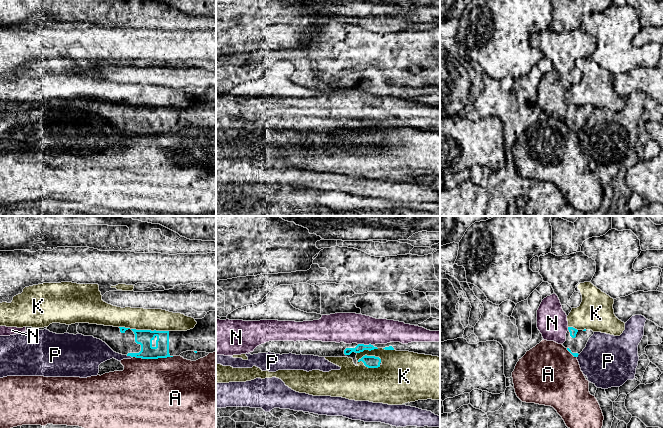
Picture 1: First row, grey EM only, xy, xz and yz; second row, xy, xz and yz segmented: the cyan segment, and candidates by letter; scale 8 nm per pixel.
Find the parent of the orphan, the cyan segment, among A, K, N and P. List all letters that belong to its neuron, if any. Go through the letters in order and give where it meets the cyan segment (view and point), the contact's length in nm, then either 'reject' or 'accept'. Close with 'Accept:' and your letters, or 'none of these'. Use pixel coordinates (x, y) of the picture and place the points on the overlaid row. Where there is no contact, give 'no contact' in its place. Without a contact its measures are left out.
A: xy (153, 358) | 320 nm | reject
K: xz (370, 356) | 200 nm | reject
N: xz (365, 345) | 120 nm | accept
P: xy (129, 355) | 60 nm | reject
Accept: N

